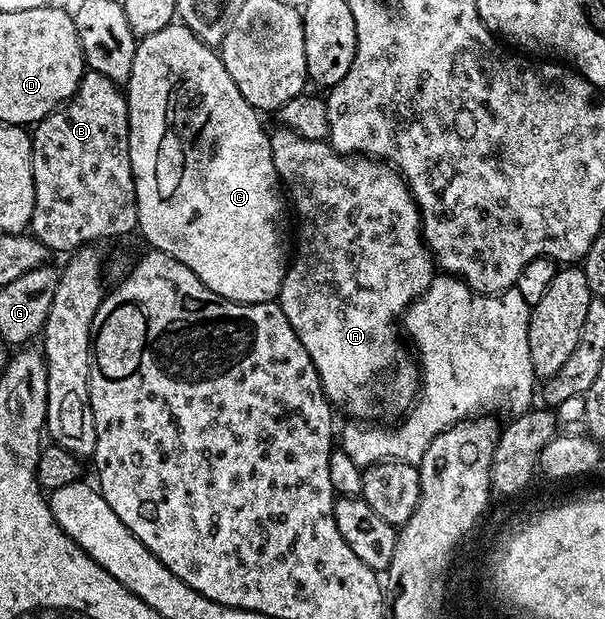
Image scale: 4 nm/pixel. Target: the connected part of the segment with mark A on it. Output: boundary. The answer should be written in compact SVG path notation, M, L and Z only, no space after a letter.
M278 128L278 131L273 131L270 134L270 147L281 185L292 203L293 213L294 210L298 213L298 247L295 250L293 247L292 261L287 265L282 287L278 289L276 299L278 305L282 307L284 316L288 316L288 324L292 324L292 332L296 332L300 344L304 344L304 352L308 352L308 356L320 376L322 391L339 411L341 411L340 409L347 410L348 413L355 414L358 417L355 419L358 420L378 420L381 419L378 418L381 414L405 415L406 411L413 406L415 397L419 393L420 370L411 351L409 349L406 351L402 347L402 342L398 339L400 326L399 323L397 326L394 321L397 318L399 321L406 307L429 288L430 282L436 276L436 263L430 253L430 247L426 245L422 237L422 214L418 211L418 203L415 202L414 195L406 185L406 179L393 166L381 160L375 160L369 156L340 154L330 145L329 141L308 140L294 130Z

